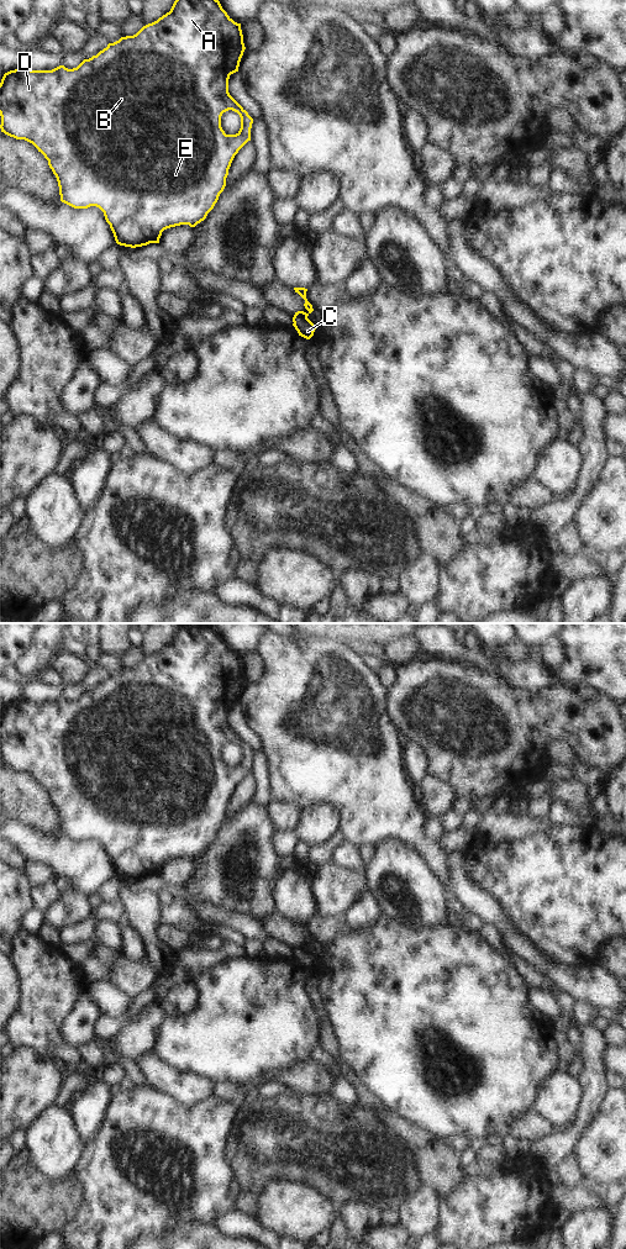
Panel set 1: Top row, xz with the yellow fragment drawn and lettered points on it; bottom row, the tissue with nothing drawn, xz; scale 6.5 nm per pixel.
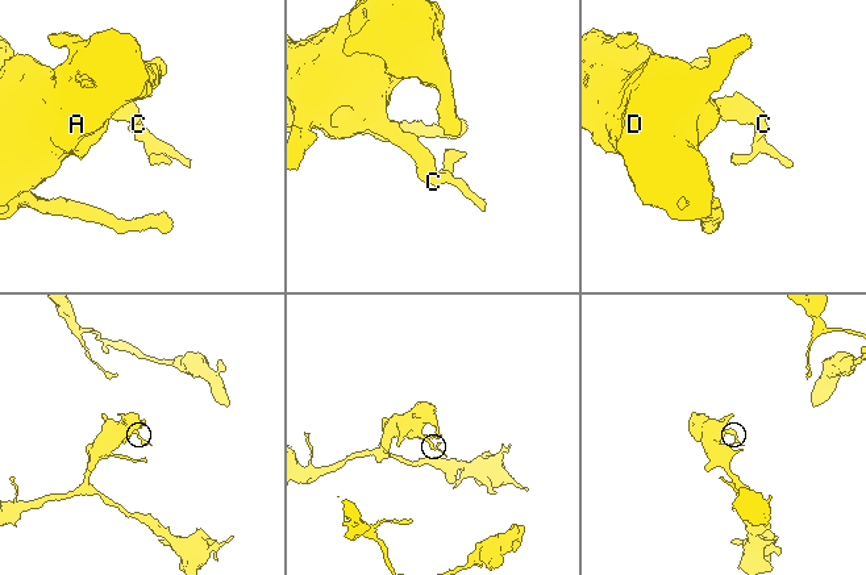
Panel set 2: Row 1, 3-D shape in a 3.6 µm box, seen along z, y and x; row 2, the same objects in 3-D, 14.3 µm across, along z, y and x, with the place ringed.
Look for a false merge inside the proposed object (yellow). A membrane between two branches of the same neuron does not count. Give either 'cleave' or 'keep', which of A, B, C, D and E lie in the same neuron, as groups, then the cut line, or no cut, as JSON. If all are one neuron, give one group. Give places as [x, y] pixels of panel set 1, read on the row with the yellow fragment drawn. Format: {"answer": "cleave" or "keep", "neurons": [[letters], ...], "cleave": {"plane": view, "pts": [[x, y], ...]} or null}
{"answer": "cleave", "neurons": [["A", "B", "D", "E"], ["C"]], "cleave": {"plane": "xz", "pts": [[294, 316], [306, 317]]}}

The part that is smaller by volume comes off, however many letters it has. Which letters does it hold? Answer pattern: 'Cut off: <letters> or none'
Cut off: C.

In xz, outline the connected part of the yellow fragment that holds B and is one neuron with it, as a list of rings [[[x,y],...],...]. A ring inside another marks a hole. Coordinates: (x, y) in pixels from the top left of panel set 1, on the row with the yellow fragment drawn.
[[[175,0],[170,11],[157,21],[143,26],[133,36],[121,37],[109,43],[106,48],[84,59],[77,68],[68,69],[59,65],[52,70],[31,70],[20,67],[5,73],[0,83],[0,128],[10,137],[32,143],[44,156],[57,178],[62,202],[74,209],[99,207],[117,244],[136,248],[159,243],[164,230],[180,225],[195,227],[206,218],[226,186],[226,178],[235,156],[251,141],[253,118],[228,93],[230,75],[238,72],[244,49],[241,23],[227,15],[219,0]],[[228,110],[237,112],[241,117],[241,128],[236,135],[226,135],[221,127],[221,116]]]

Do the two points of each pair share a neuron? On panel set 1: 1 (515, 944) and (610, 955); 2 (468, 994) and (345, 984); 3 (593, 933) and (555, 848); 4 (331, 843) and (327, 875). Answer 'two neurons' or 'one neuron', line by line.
1: two neurons
2: one neuron
3: one neuron
4: two neurons

